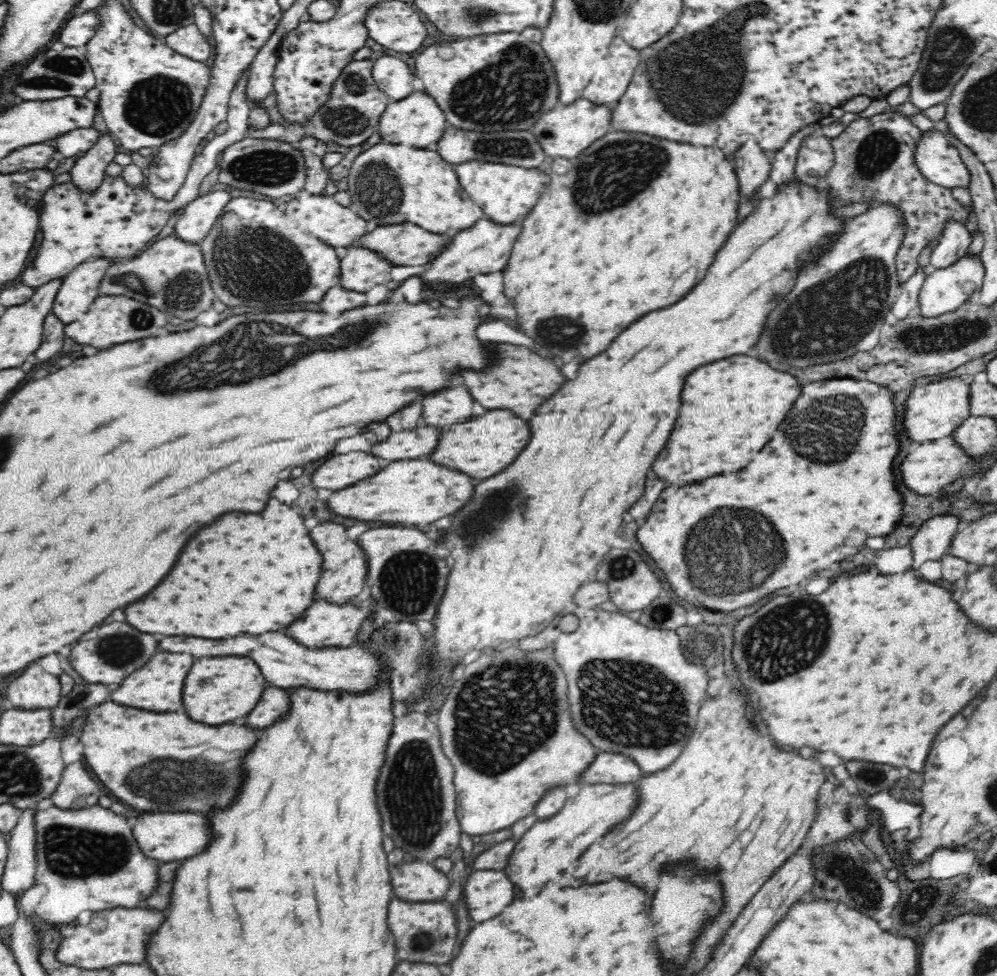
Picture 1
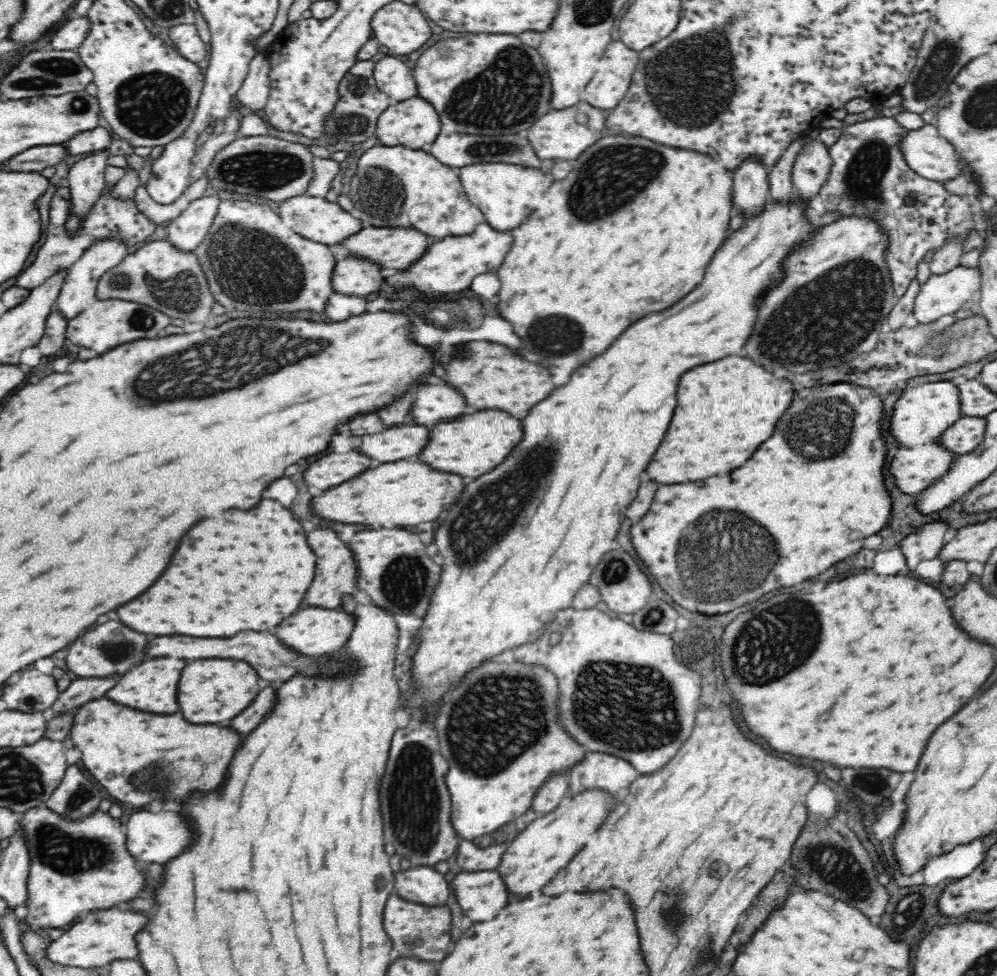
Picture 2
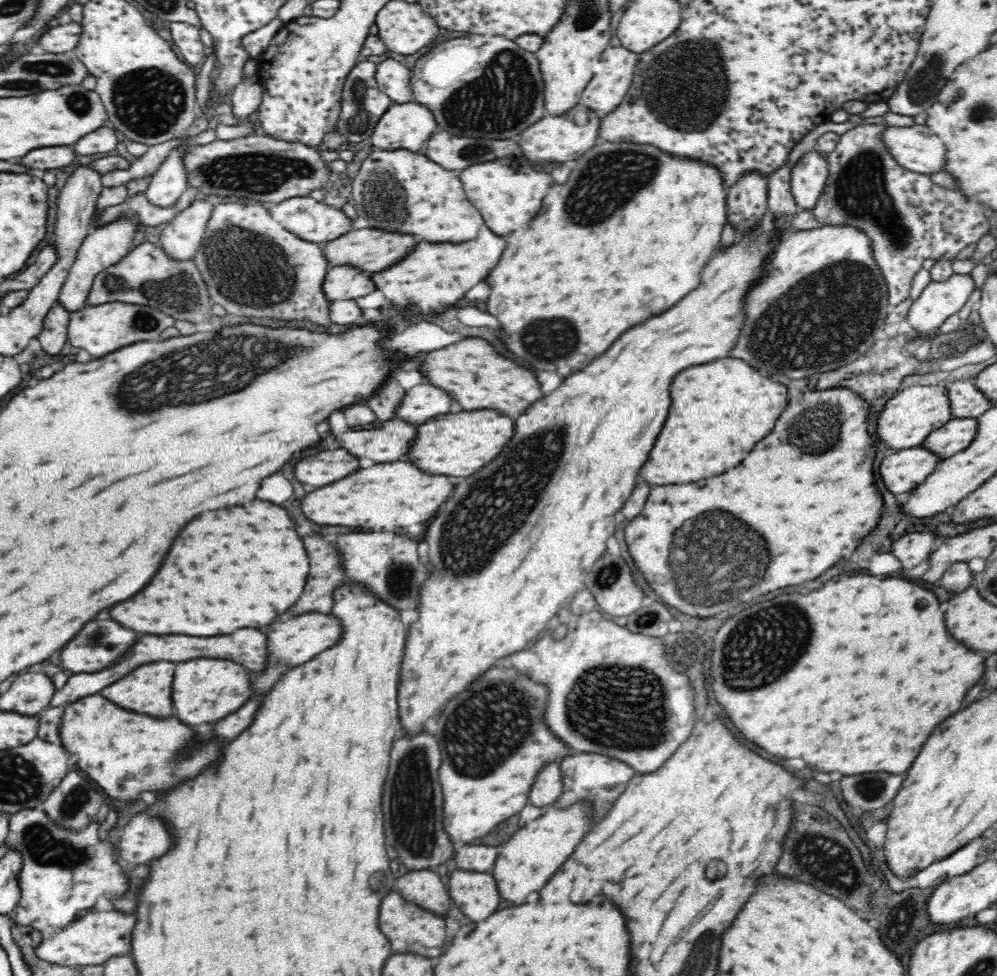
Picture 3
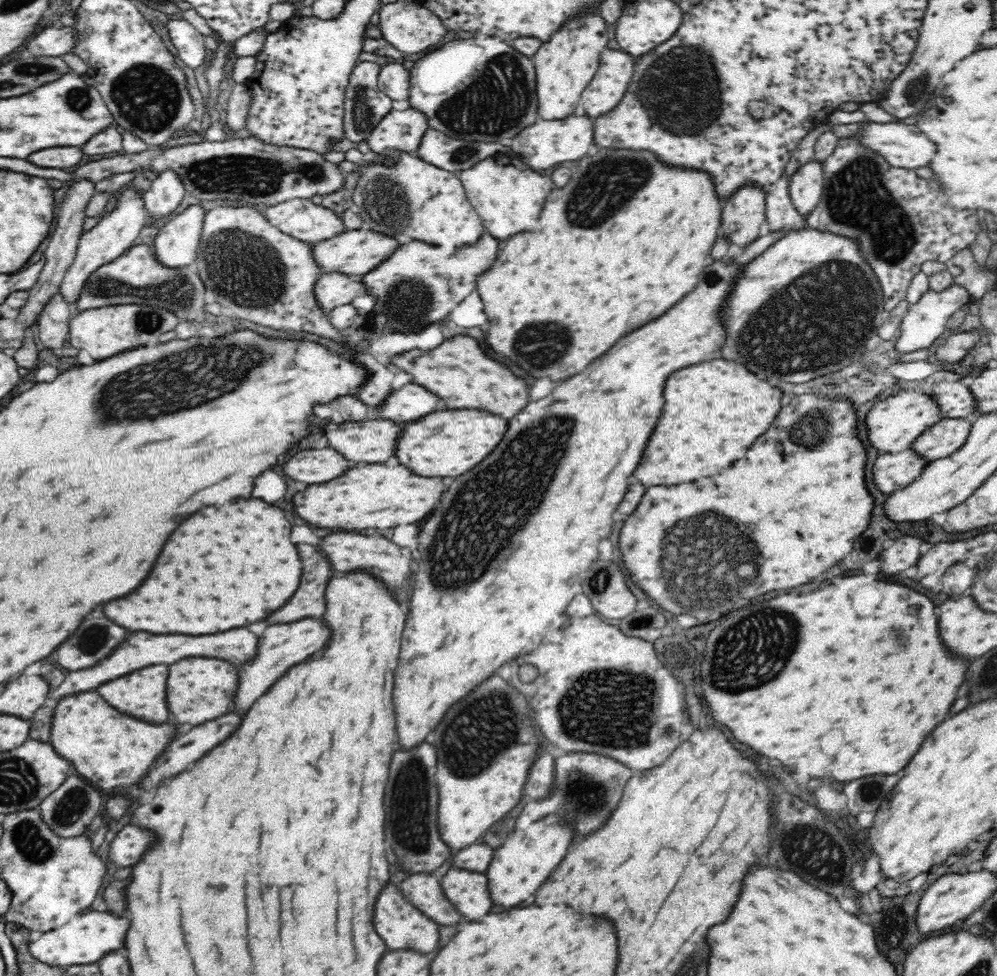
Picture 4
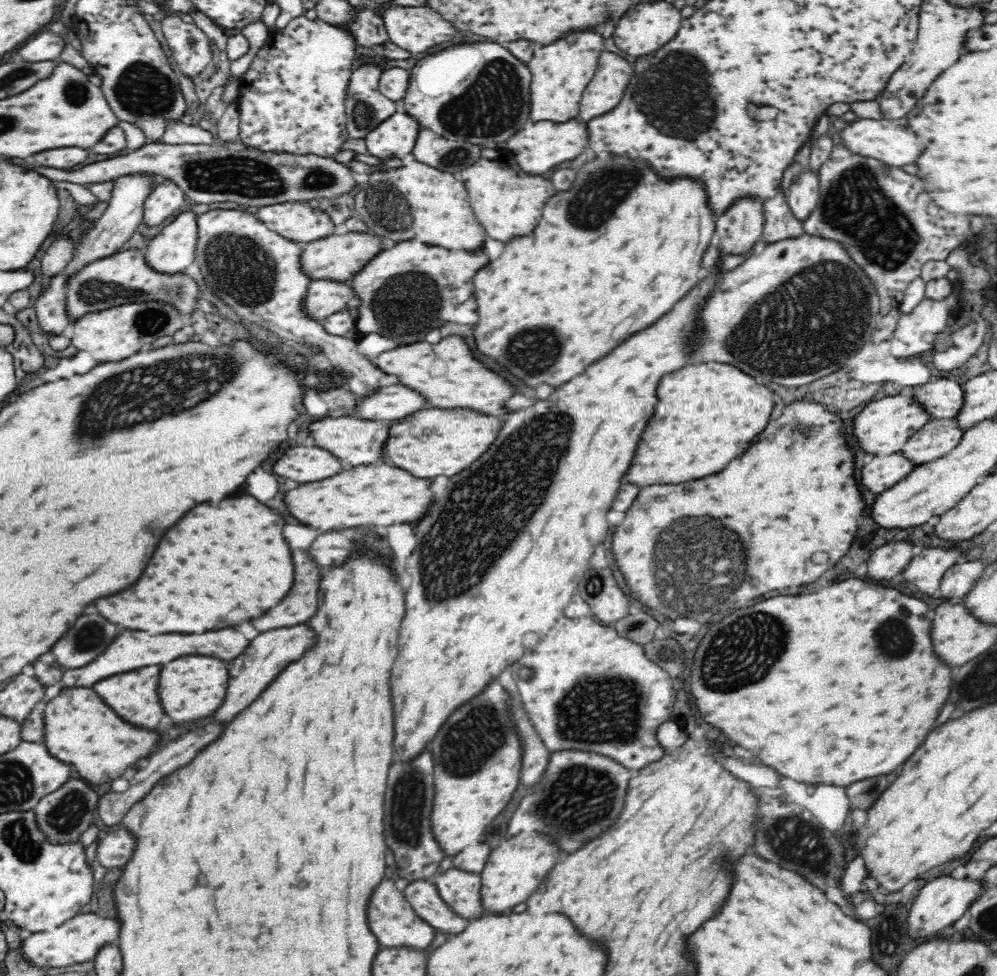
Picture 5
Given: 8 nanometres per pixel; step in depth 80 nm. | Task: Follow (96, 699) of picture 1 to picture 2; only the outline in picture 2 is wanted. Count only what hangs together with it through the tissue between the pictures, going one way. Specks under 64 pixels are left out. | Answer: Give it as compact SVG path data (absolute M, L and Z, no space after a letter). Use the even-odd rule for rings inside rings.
M95 676L94 678L78 677L72 680L70 686L58 694L58 700L44 711L46 719L58 716L60 712L74 712L78 706L82 706L94 698L104 696L118 680L120 680L120 676L108 676L108 678L104 678L104 676L100 676L100 678Z

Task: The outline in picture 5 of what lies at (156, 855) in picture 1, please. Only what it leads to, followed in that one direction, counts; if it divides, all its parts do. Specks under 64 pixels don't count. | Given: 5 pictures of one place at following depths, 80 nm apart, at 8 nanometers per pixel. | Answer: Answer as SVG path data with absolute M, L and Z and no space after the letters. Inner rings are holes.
M101 829L96 838L96 859L107 869L121 868L132 857L134 835L126 829Z

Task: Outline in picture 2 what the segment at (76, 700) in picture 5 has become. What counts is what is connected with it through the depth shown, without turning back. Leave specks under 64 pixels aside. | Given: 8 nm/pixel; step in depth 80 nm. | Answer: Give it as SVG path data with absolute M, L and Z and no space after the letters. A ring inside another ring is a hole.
M108 698L90 700L88 704L78 706L72 712L74 719L70 737L76 749L82 753L81 762L84 768L96 776L96 780L107 790L110 796L128 802L132 806L144 806L152 800L186 800L192 790L214 790L224 782L228 764L234 756L234 750L240 744L240 734L218 728L218 726L198 726L182 718L180 712L170 716L158 716L150 712L138 712L134 708L122 708Z

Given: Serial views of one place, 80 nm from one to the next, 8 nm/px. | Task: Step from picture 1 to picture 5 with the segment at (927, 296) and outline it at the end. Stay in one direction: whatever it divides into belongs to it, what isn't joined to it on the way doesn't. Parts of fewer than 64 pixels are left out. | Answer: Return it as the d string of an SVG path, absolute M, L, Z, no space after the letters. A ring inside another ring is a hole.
M957 291L951 293L940 302L924 298L913 312L908 315L903 315L897 323L897 327L892 332L892 339L890 342L890 354L899 360L908 358L908 356L918 356L923 352L933 350L933 338L938 332L942 332L946 328L947 319L950 317L950 310L954 307L959 309L959 300Z

